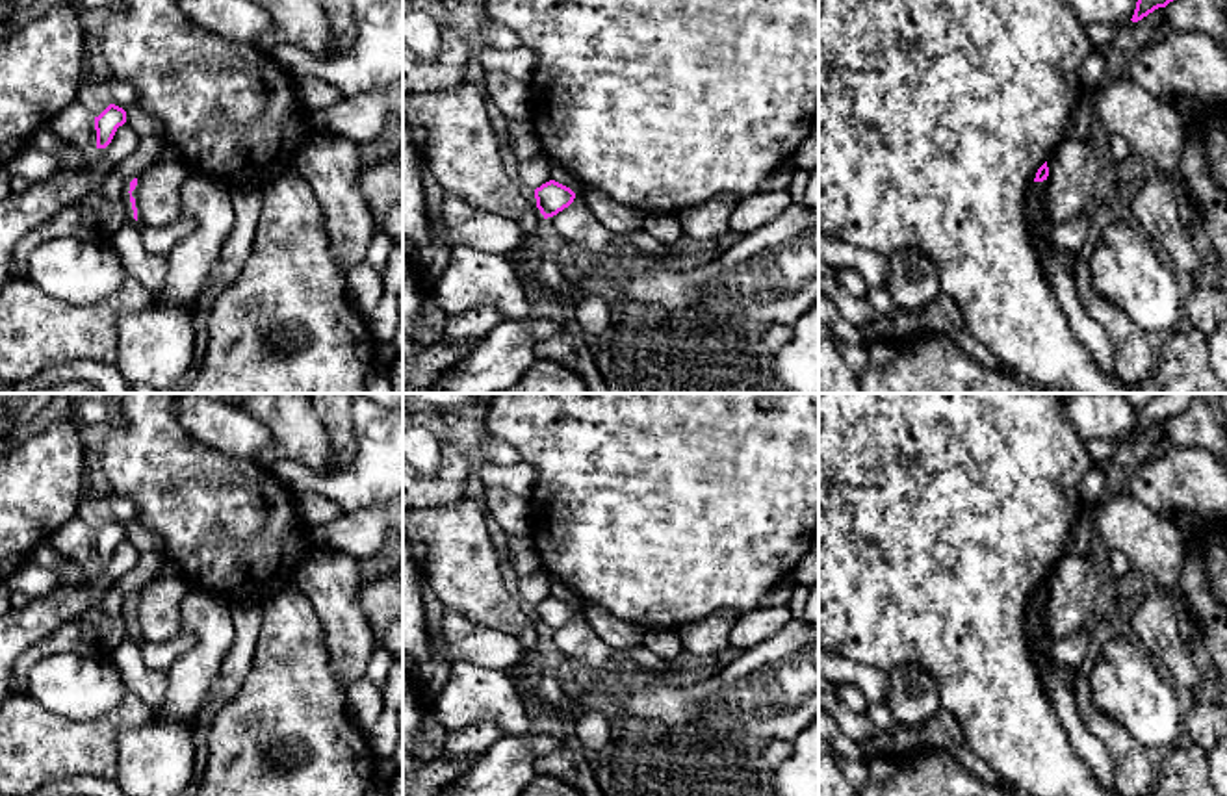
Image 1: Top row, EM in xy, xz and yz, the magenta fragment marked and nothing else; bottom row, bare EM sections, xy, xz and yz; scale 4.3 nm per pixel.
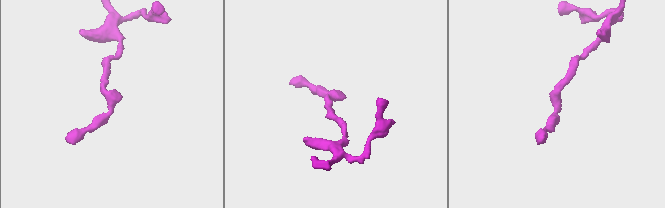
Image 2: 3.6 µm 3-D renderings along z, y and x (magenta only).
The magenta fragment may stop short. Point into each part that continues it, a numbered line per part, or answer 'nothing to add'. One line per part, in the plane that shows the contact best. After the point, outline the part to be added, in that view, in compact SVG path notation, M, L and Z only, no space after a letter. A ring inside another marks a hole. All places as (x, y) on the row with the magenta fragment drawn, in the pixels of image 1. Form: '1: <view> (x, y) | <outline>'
nothing to add

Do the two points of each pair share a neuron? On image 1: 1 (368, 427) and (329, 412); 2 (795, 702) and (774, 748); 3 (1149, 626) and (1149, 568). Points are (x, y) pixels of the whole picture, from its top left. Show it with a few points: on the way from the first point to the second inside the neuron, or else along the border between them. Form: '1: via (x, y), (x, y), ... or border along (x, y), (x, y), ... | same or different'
1: border along (351, 412), (353, 457), (348, 462) | different
2: border along (773, 739), (791, 741) | different
3: border along (1151, 589), (1168, 594) | different

